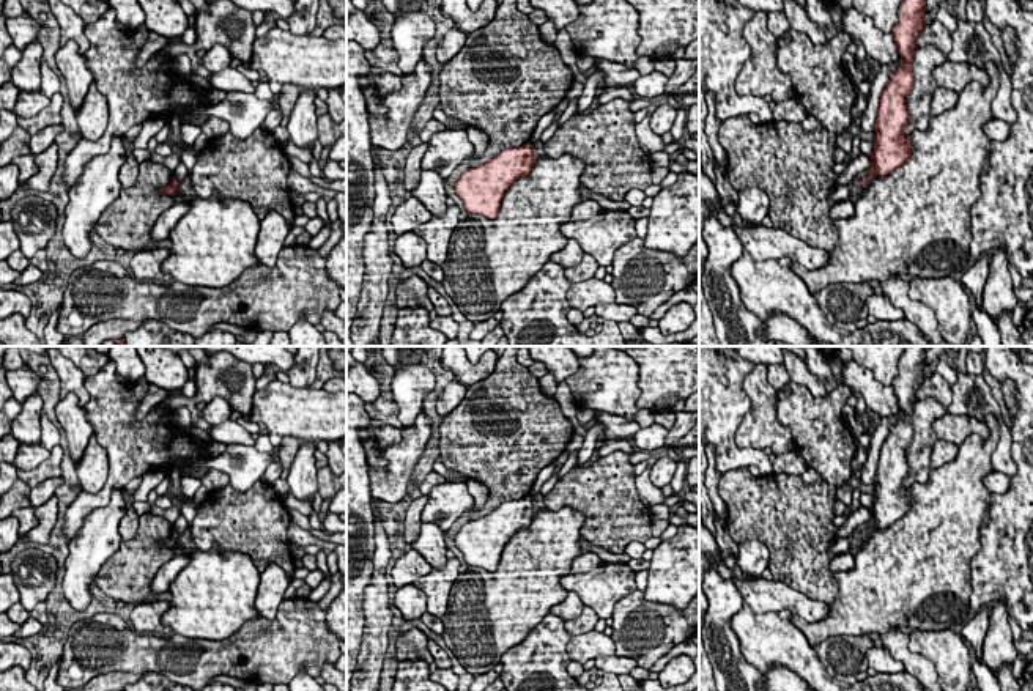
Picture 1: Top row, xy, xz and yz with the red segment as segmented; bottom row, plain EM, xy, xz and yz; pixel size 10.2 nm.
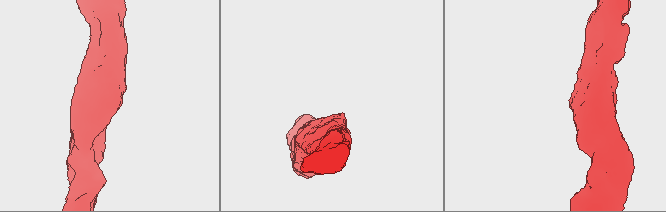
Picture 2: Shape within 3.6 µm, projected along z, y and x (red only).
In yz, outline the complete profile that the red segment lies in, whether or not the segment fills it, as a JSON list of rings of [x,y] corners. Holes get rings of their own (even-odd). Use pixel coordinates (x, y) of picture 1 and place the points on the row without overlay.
[[[905,346],[899,357],[899,373],[893,381],[894,394],[904,417],[890,427],[890,433],[879,452],[876,472],[874,504],[871,526],[858,537],[866,540],[876,529],[887,529],[902,518],[912,507],[910,488],[904,486],[909,475],[905,450],[913,439],[912,414],[916,403],[916,392],[924,379],[926,351],[924,346]]]

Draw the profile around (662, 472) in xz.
[[[663,456],[655,461],[655,464],[650,467],[650,482],[657,488],[663,488],[665,485],[669,485],[672,480],[672,475],[676,472],[677,463],[671,456]]]

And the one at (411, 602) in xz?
[[[413,584],[403,586],[395,592],[394,604],[405,620],[416,620],[427,612],[427,595]]]

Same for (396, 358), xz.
[[[380,346],[389,370],[405,368],[425,360],[430,346]]]

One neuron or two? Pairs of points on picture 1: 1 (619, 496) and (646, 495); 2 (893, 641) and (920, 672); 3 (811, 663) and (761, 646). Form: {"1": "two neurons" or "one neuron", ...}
{"1": "two neurons", "2": "one neuron", "3": "one neuron"}

